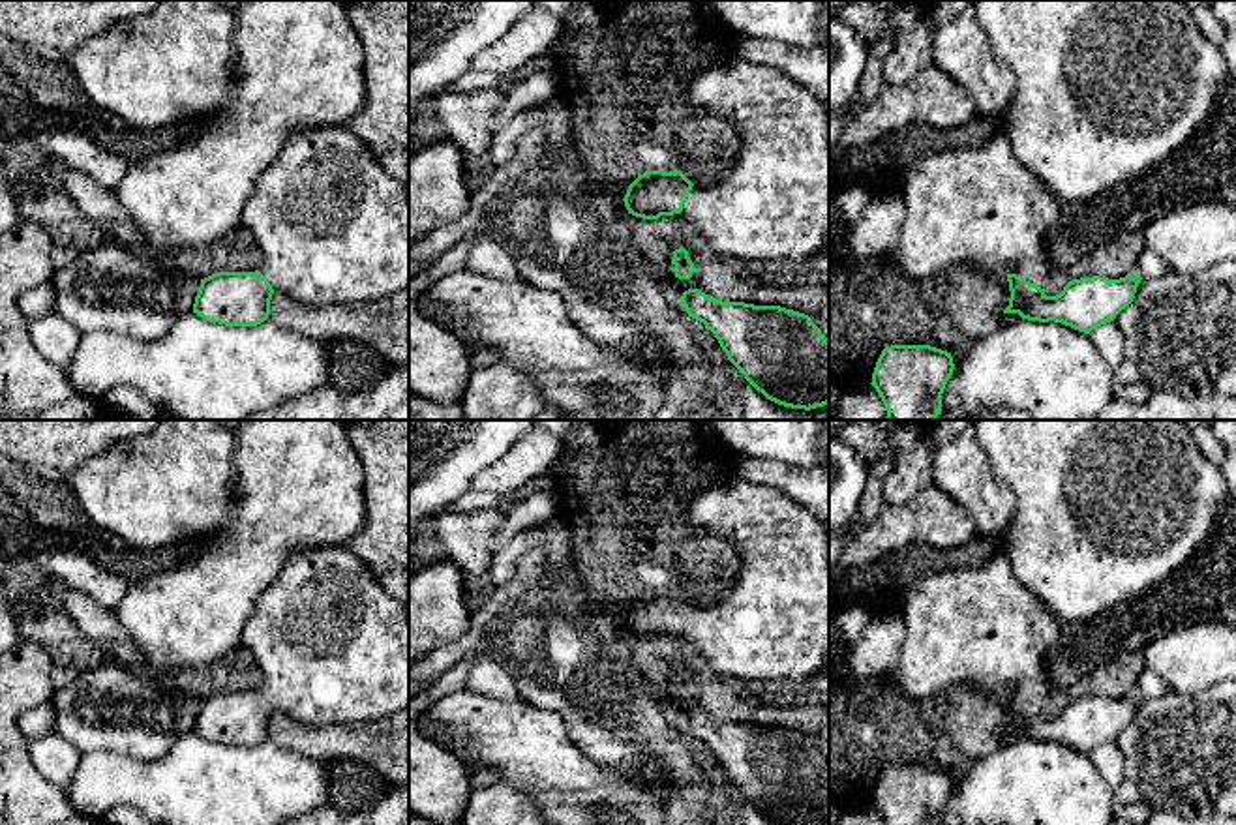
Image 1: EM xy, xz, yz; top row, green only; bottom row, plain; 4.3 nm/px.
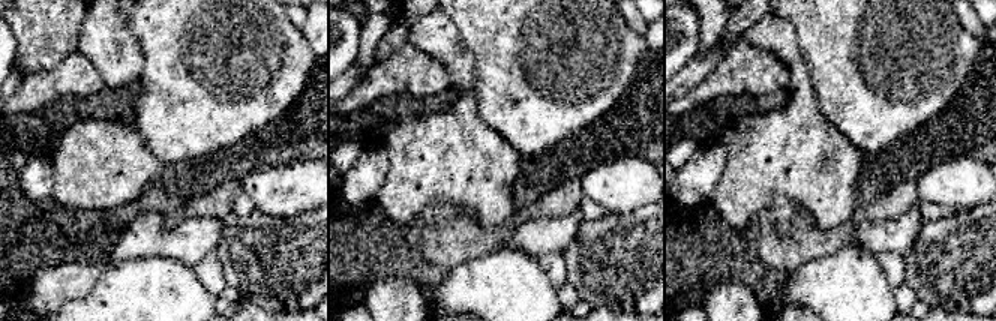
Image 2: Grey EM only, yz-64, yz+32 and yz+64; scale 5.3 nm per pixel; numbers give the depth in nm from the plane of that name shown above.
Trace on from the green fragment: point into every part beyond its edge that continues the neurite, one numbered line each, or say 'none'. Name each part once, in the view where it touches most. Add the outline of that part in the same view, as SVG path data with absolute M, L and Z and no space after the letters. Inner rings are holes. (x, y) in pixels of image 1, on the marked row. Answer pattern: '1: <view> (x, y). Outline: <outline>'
1: yz (981, 205). Outline: M1009 124L979 148L945 148L921 158L904 176L900 193L906 219L893 251L915 279L970 262L1000 274L1017 274L1045 289L1054 274L1050 234L1058 229L1063 202L1013 154Z

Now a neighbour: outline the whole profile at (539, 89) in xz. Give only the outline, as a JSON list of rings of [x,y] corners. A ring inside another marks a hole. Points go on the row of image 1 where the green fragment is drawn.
[[[551,68],[548,71],[538,71],[527,79],[523,79],[508,96],[503,109],[491,120],[491,131],[495,133],[501,126],[514,114],[523,109],[540,107],[542,103],[550,103],[555,98],[563,98],[566,94],[566,84],[561,73]]]

